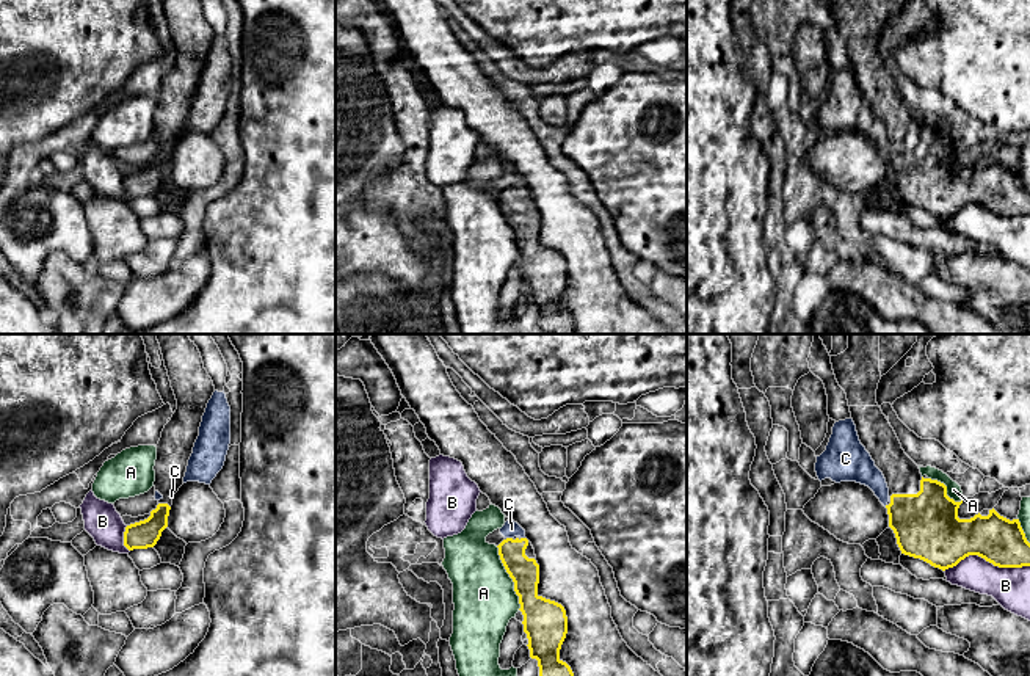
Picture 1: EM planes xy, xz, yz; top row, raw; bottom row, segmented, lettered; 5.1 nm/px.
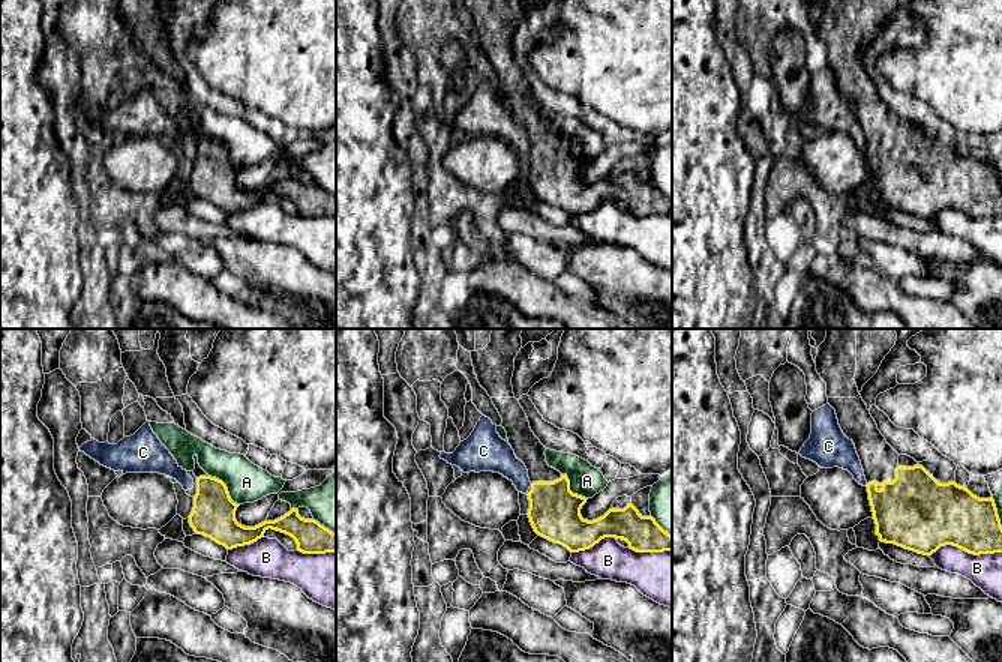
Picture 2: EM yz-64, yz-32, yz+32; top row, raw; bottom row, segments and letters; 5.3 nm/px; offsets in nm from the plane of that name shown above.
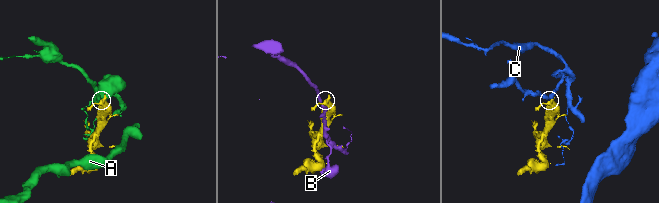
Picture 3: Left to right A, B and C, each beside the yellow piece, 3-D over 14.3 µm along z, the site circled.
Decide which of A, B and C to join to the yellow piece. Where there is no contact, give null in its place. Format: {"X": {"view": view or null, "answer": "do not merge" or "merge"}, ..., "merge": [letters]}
{"A": {"view": "xz", "answer": "do not merge"}, "B": {"view": "yz", "answer": "do not merge"}, "C": {"view": "xz", "answer": "do not merge"}, "merge": []}

